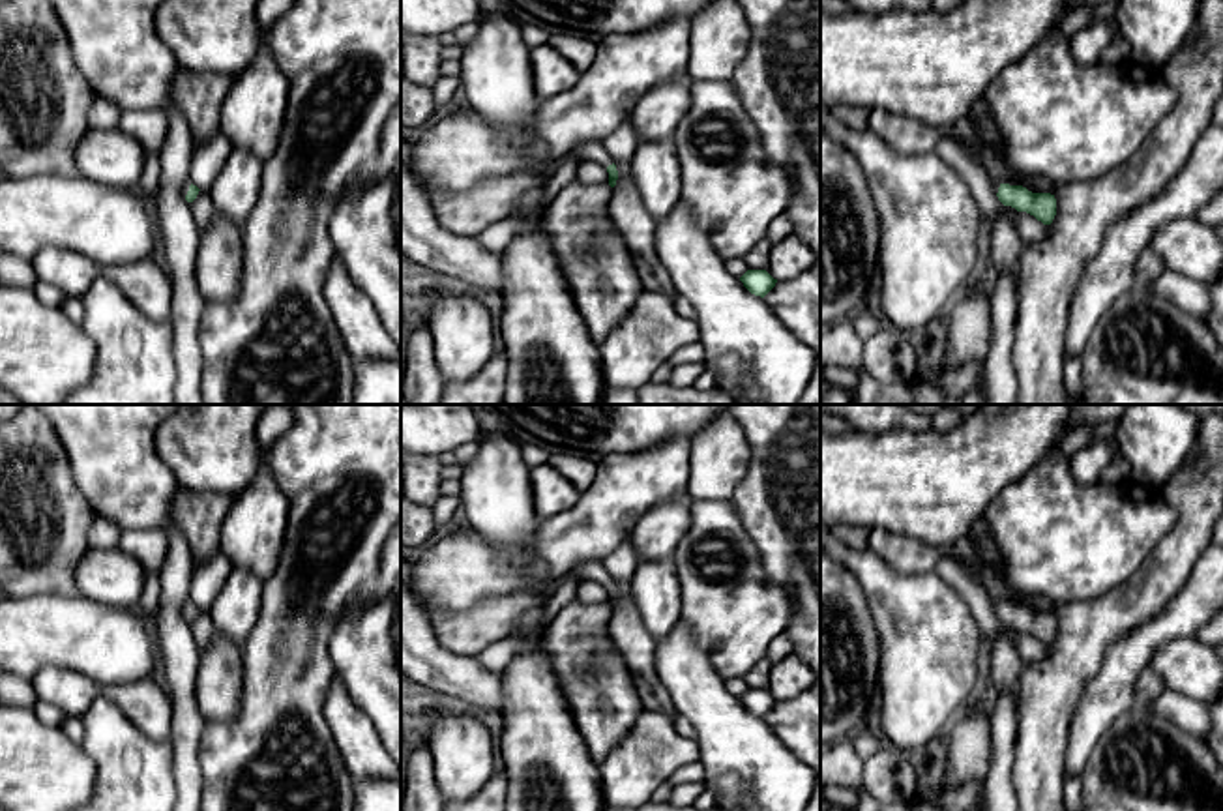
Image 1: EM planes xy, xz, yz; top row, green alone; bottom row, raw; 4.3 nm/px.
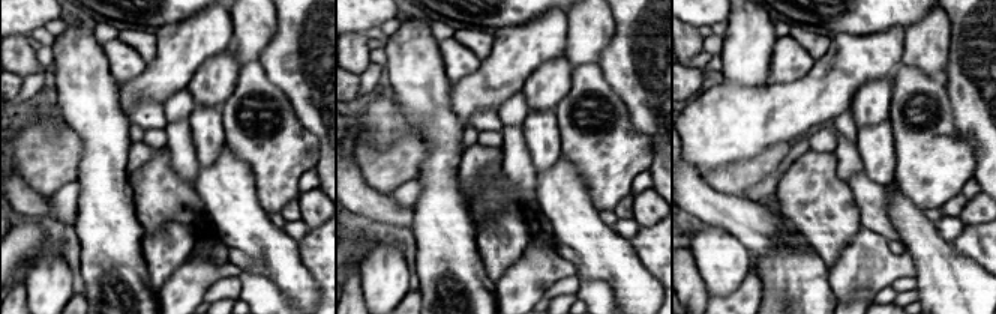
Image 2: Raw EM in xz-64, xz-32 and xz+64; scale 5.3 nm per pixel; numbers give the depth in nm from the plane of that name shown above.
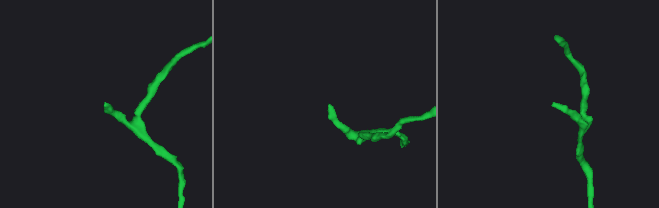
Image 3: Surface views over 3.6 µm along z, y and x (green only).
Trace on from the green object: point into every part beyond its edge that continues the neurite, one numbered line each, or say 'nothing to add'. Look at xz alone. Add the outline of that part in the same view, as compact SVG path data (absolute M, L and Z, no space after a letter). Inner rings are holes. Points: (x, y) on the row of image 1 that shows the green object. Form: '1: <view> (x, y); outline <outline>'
1: xz (592, 150); outline M588 140L575 148L573 157L577 161L596 161L605 169L614 163L601 140Z

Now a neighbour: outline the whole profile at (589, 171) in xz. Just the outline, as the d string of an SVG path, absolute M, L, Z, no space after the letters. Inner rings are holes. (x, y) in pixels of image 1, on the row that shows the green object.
M579 161L577 182L581 184L601 184L609 182L609 172L596 161Z

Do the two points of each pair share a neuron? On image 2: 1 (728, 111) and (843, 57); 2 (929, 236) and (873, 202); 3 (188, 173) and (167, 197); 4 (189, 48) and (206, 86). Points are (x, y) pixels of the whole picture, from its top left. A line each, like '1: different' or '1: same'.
1: same
2: different
3: different
4: different

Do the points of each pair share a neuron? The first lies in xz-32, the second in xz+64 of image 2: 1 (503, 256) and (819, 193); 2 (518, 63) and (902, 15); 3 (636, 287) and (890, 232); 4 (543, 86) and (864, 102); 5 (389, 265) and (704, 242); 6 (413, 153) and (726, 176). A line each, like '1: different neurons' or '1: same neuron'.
1: same neuron
2: different neurons
3: different neurons
4: same neuron
5: same neuron
6: same neuron

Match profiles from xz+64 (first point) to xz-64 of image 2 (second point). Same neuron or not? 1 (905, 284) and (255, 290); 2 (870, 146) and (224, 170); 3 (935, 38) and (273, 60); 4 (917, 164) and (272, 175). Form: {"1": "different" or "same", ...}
{"1": "different", "2": "different", "3": "different", "4": "same"}

